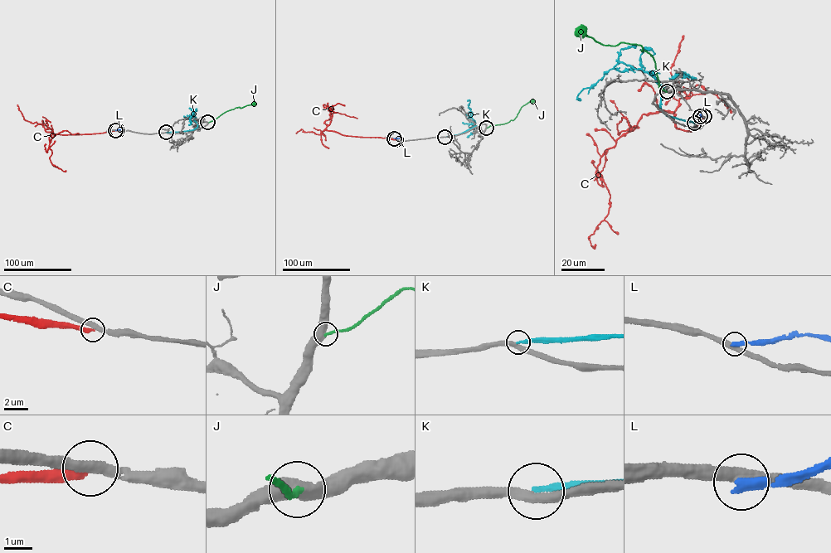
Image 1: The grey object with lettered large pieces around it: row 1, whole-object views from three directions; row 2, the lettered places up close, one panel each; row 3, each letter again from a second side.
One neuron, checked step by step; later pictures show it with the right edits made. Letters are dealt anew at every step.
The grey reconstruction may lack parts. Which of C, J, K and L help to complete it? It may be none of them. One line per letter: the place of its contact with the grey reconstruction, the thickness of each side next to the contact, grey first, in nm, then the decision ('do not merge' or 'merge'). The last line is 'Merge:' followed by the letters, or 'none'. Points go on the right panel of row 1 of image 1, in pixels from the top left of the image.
C: meets grey at (704, 116); 360 nm thick on the grey side, 320 nm on the other; do not merge
J: meets grey at (667, 91); 500 nm thick on the grey side, 240 nm on the other; merge
K: meets grey at (694, 123); 360 nm thick on the grey side, 240 nm on the other; do not merge
L: meets grey at (700, 116); 400 nm thick on the grey side, 400 nm on the other; do not merge
Merge: J

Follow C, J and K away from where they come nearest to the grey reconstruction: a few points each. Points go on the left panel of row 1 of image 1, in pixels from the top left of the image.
C: (117, 130), (62, 134), (46, 132), (46, 129), (52, 129), (49, 147), (52, 152), (51, 162), (66, 171)
J: (207, 122), (235, 108), (255, 104)
K: (166, 132), (196, 128), (197, 123), (194, 113), (188, 124)

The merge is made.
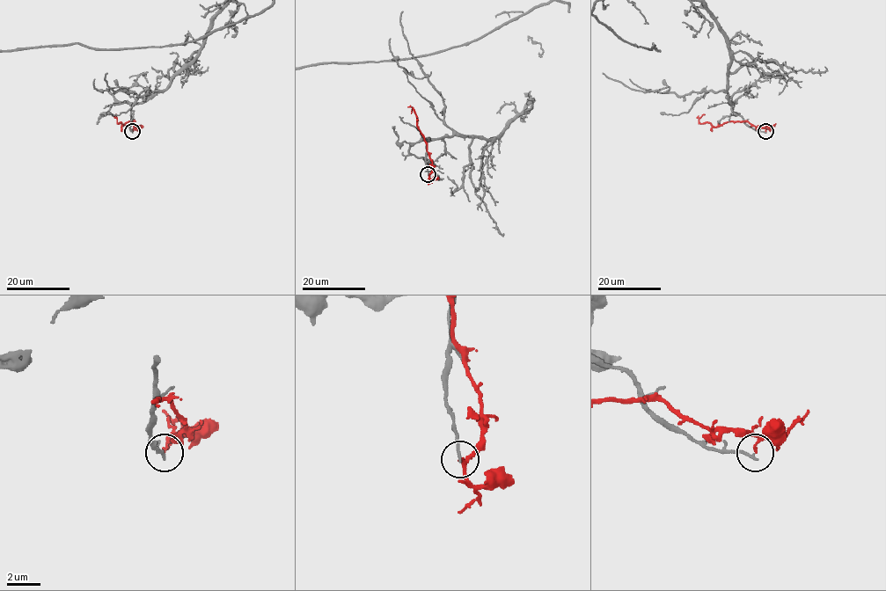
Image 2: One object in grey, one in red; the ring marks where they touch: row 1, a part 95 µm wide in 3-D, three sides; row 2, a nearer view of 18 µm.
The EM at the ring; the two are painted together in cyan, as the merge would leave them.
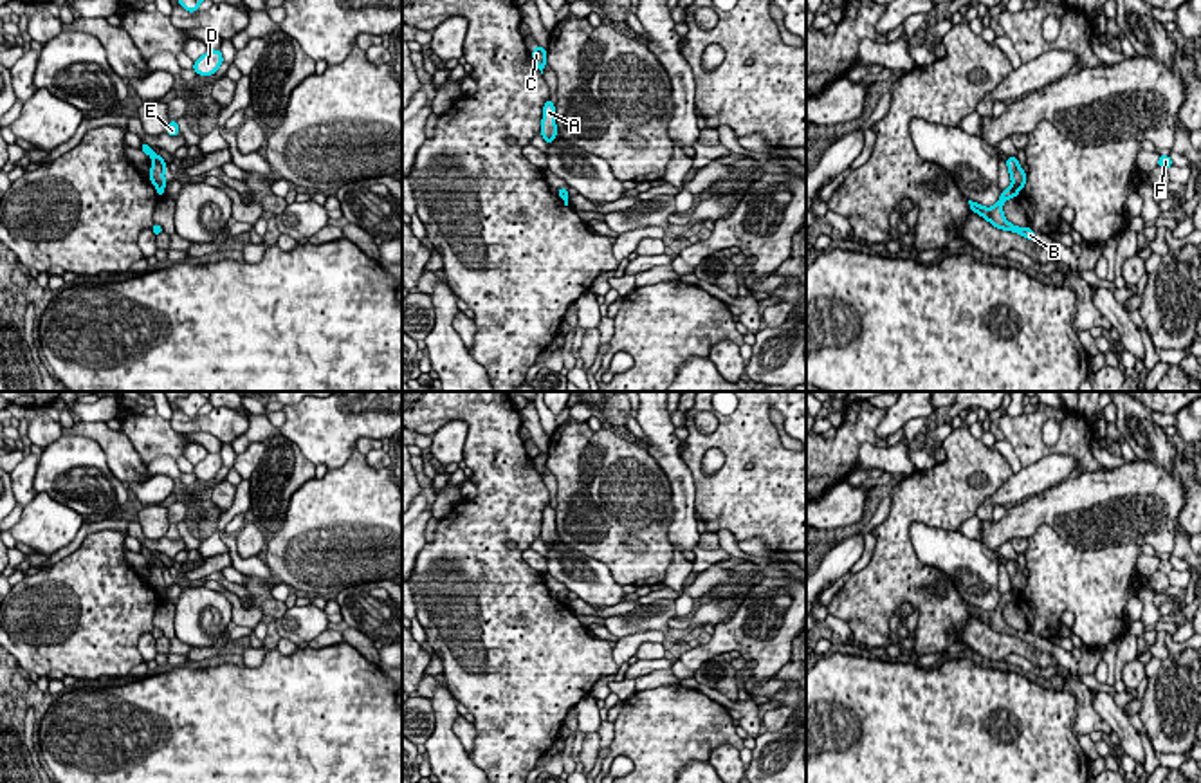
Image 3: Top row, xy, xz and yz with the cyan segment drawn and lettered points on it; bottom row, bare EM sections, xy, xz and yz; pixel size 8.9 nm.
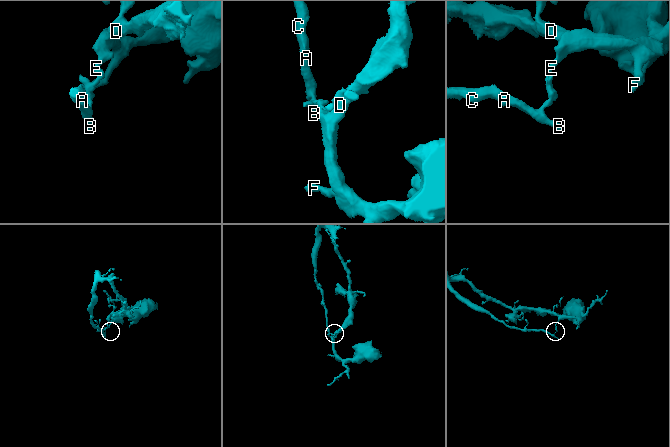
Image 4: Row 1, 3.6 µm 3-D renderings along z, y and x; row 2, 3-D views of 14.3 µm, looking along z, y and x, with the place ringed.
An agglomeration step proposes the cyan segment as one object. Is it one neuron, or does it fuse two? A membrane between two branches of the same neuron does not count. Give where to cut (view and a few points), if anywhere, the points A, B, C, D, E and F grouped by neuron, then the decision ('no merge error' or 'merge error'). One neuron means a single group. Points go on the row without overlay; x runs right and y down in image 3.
cut in yz along (1012, 589), (1017, 594); A B C / D E F; merge error

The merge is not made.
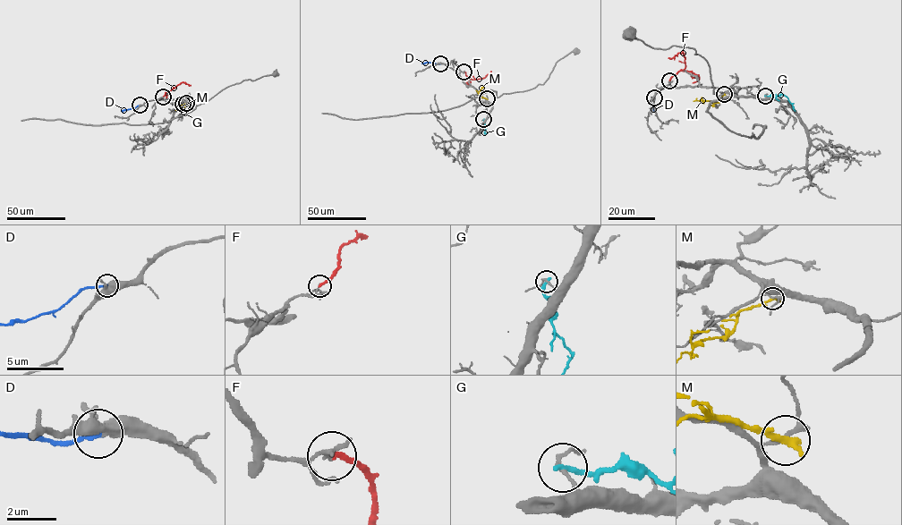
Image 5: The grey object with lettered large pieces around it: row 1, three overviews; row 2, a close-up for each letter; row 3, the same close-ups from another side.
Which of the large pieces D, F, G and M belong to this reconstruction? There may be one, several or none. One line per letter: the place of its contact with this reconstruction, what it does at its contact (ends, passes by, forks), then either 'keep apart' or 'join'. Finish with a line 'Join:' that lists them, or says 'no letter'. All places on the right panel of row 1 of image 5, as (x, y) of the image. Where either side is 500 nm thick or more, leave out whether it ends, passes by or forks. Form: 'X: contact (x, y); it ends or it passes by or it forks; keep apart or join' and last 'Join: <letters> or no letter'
D: contact (654, 97); it ends; join
F: contact (669, 80); it ends; keep apart
G: contact (765, 96); it ends; keep apart
M: contact (724, 94); it ends; keep apart
Join: D

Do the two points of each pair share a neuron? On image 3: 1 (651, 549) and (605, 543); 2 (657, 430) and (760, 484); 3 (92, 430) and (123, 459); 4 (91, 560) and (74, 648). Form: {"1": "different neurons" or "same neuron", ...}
{"1": "same neuron", "2": "different neurons", "3": "same neuron", "4": "same neuron"}

